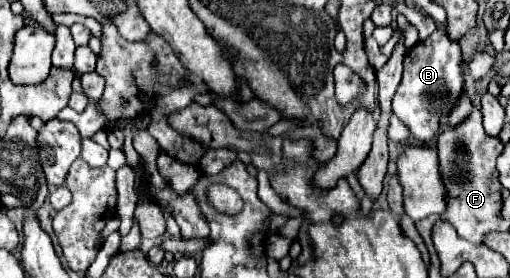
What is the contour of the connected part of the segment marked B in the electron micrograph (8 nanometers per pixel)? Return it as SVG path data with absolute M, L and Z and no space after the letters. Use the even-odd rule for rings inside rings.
M436 29L428 39L418 41L408 49L402 81L392 97L392 111L406 123L416 139L430 141L438 133L444 115L448 115L452 105L456 105L456 97L460 97L464 85L464 77L460 77L460 57L460 45L452 41L444 29Z

